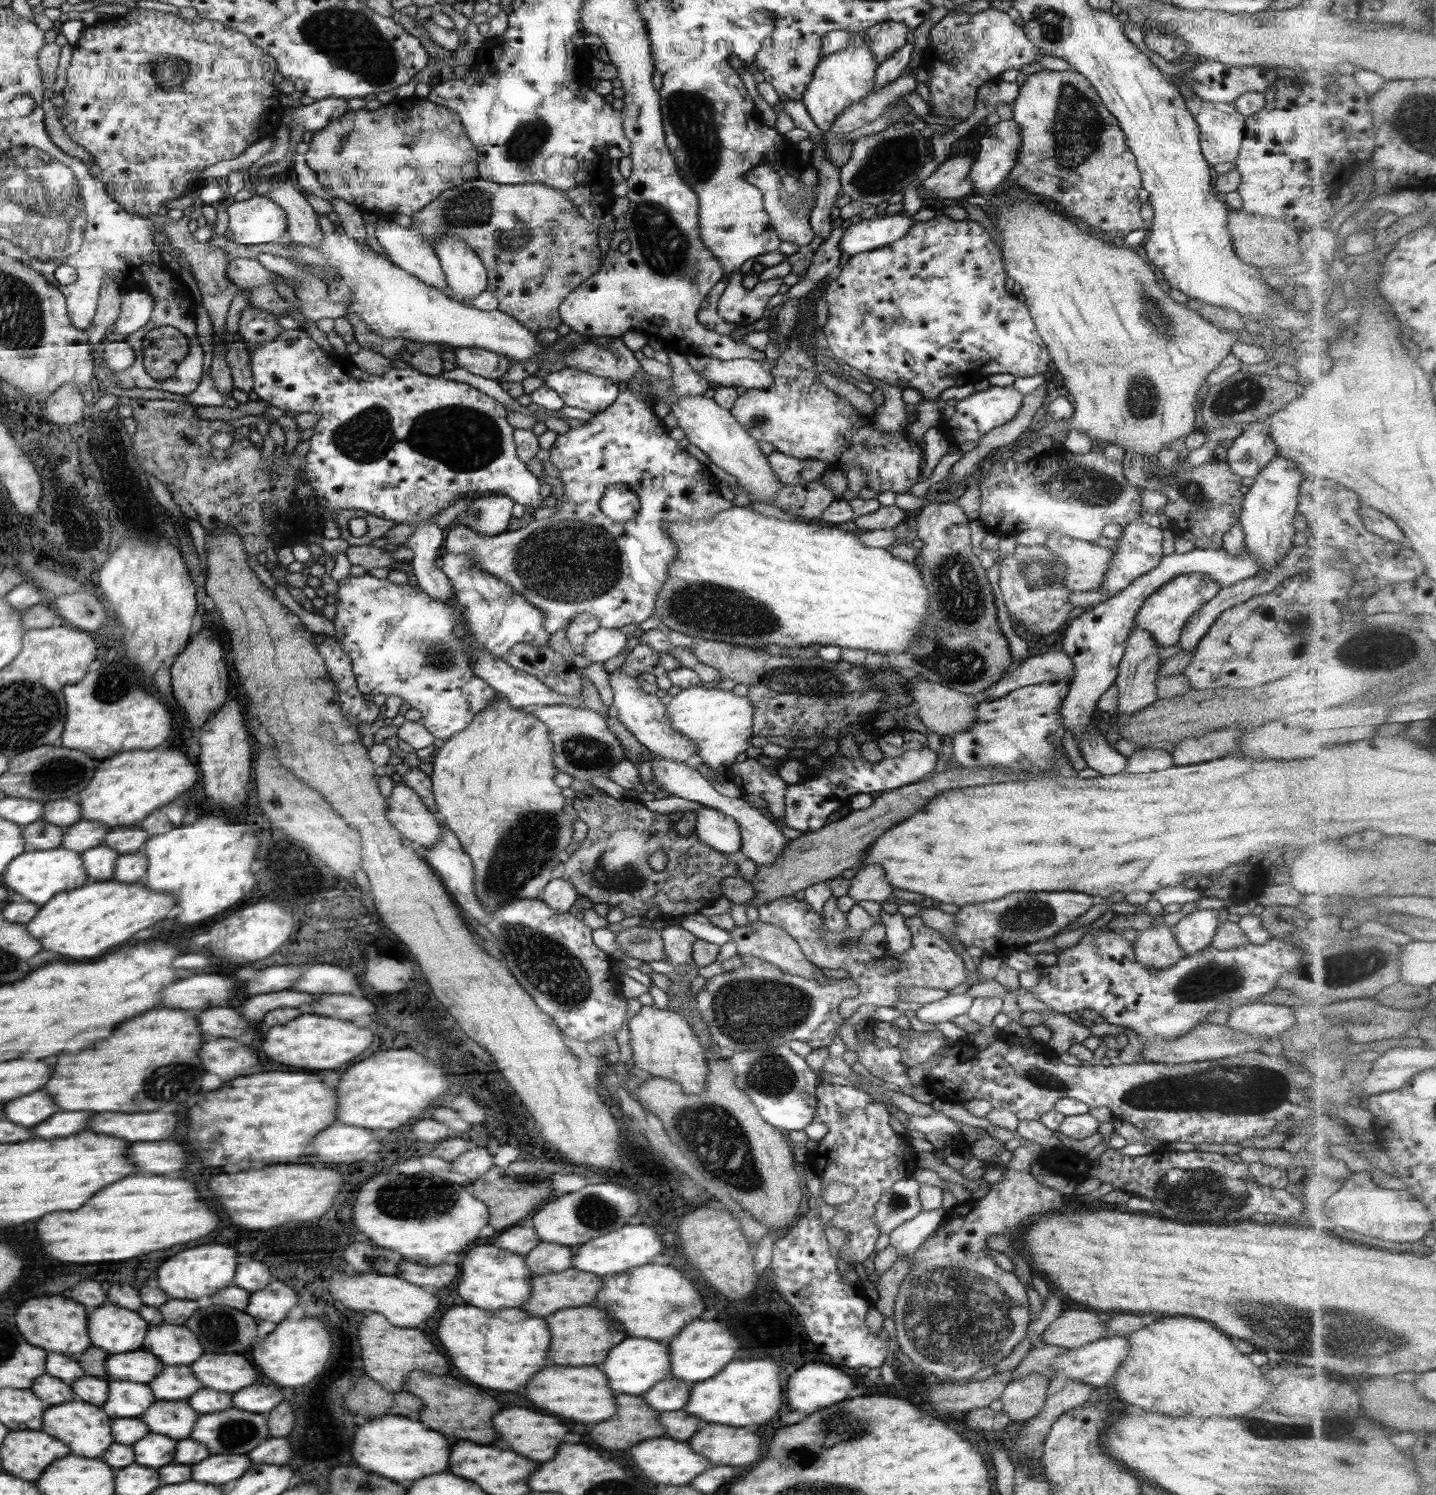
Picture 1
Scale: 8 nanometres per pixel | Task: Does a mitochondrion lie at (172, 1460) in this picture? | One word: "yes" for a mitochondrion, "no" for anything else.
no

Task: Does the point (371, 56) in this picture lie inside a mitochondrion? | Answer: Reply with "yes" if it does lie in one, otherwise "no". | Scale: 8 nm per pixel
yes

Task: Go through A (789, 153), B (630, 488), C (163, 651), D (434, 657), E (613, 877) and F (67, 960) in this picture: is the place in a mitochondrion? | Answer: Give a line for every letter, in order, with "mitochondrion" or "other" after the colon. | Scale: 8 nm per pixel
A: other
B: other
C: other
D: mitochondrion
E: mitochondrion
F: other

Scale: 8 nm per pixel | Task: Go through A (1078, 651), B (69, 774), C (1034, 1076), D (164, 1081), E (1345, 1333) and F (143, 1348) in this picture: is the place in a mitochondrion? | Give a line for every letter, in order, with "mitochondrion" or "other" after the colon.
A: other
B: mitochondrion
C: mitochondrion
D: mitochondrion
E: mitochondrion
F: other

